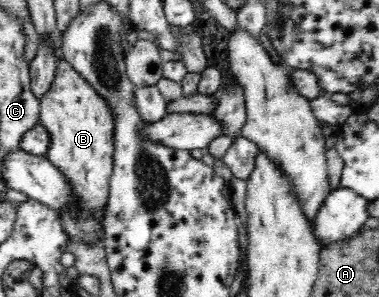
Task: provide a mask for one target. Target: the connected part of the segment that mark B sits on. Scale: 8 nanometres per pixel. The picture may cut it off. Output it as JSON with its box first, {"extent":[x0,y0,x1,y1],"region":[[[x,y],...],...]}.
{"extent":[40,57,115,209],"region":[[[65,57],[58,60],[51,87],[40,100],[41,124],[51,134],[47,159],[54,163],[77,190],[84,207],[99,209],[108,203],[114,170],[115,118],[109,102],[71,67]]]}

